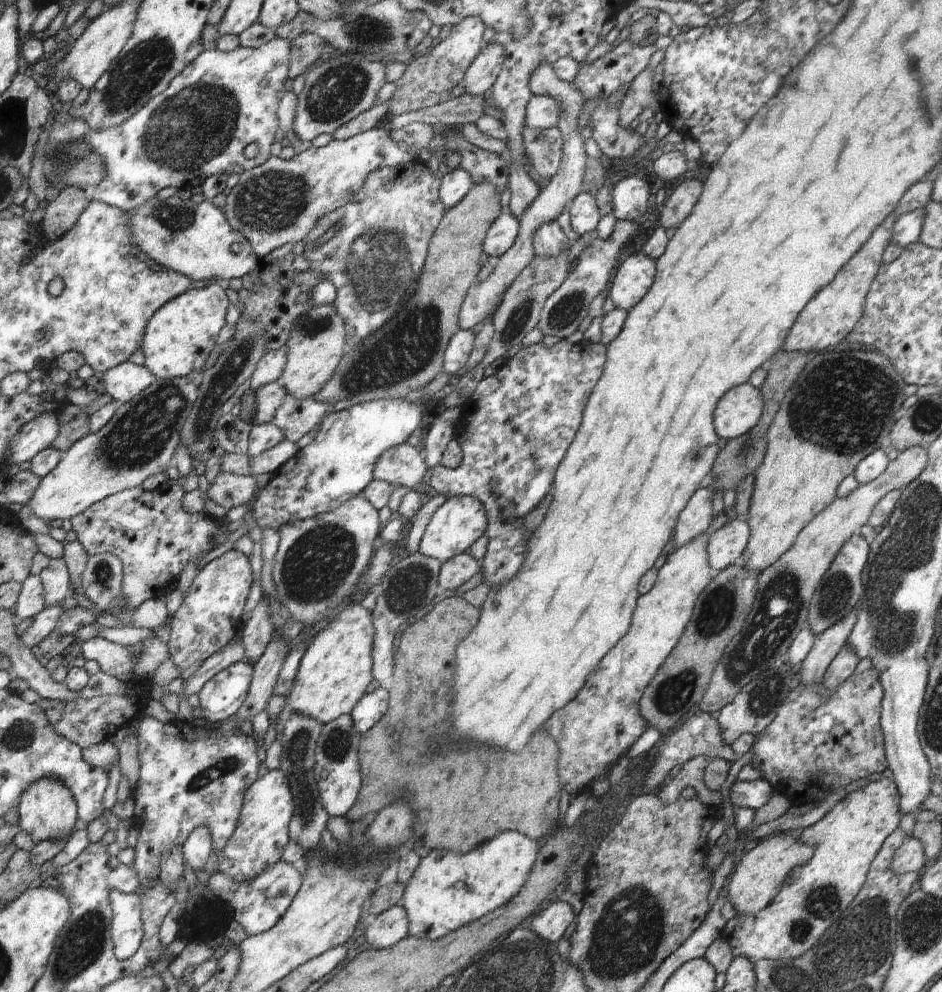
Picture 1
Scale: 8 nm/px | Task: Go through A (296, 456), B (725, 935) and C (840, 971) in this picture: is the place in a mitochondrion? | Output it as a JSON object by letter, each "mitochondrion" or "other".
{"A":"other","B":"other","C":"mitochondrion"}

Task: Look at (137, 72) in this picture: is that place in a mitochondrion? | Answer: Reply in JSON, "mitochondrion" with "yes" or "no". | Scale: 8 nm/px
{"mitochondrion":"yes"}

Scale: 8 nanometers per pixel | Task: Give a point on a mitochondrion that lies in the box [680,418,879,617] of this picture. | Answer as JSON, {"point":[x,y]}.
{"point":[743,454]}

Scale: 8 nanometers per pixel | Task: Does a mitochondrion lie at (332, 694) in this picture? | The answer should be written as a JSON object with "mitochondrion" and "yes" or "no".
{"mitochondrion":"no"}

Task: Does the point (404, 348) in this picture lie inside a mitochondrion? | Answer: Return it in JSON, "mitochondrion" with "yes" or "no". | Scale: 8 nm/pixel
{"mitochondrion":"yes"}

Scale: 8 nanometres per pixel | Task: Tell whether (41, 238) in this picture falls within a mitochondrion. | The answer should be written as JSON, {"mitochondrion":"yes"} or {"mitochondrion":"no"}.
{"mitochondrion":"no"}

